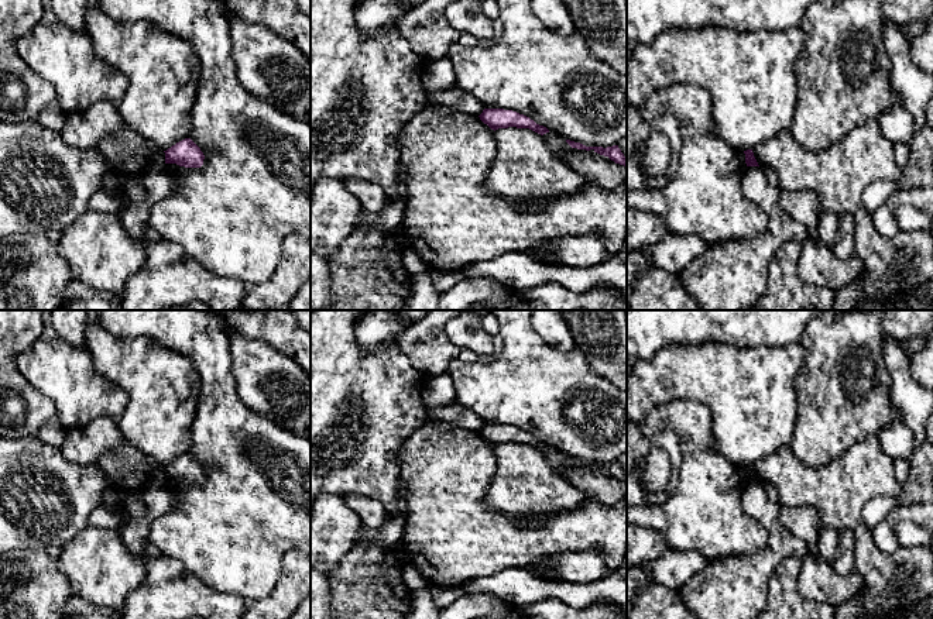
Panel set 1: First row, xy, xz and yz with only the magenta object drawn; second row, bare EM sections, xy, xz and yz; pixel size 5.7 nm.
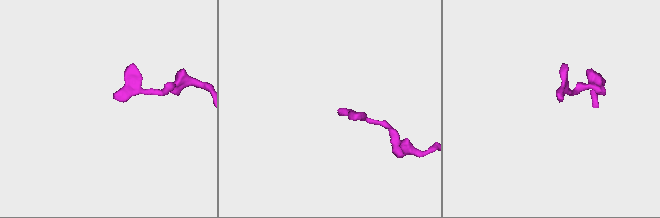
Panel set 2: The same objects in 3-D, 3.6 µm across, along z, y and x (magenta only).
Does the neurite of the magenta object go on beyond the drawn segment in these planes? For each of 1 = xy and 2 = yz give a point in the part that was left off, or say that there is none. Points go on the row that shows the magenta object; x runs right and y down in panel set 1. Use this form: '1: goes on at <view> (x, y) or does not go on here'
1: does not go on here
2: does not go on here

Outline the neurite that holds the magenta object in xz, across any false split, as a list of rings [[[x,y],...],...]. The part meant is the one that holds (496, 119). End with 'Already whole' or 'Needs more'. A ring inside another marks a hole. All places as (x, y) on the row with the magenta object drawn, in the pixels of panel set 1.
[[[484,109],[478,117],[484,124],[487,124],[494,131],[498,128],[517,127],[529,128],[541,135],[549,133],[546,127],[539,125],[529,117],[512,110]]]. Already whole

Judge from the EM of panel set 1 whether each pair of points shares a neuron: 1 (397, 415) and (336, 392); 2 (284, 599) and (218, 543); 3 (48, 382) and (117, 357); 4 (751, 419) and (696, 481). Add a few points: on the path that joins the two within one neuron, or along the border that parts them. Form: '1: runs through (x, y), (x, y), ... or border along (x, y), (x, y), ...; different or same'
1: runs through (381, 406), (363, 389), (352, 389); same
2: border along (281, 557), (274, 588), (261, 598), (246, 599); different
3: border along (85, 346), (93, 365), (119, 387); different
4: border along (713, 420), (713, 443), (734, 466); different

